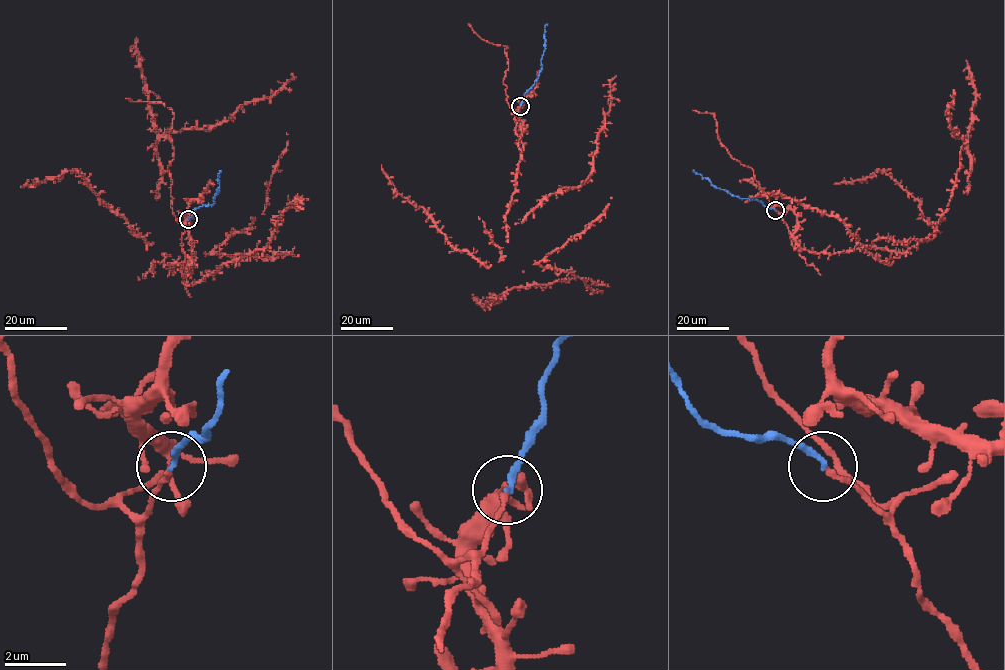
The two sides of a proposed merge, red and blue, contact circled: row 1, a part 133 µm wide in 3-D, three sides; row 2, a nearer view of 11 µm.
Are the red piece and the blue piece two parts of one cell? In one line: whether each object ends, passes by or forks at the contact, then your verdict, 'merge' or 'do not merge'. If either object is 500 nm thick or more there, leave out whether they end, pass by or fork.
red passes by | blue ends | merge

